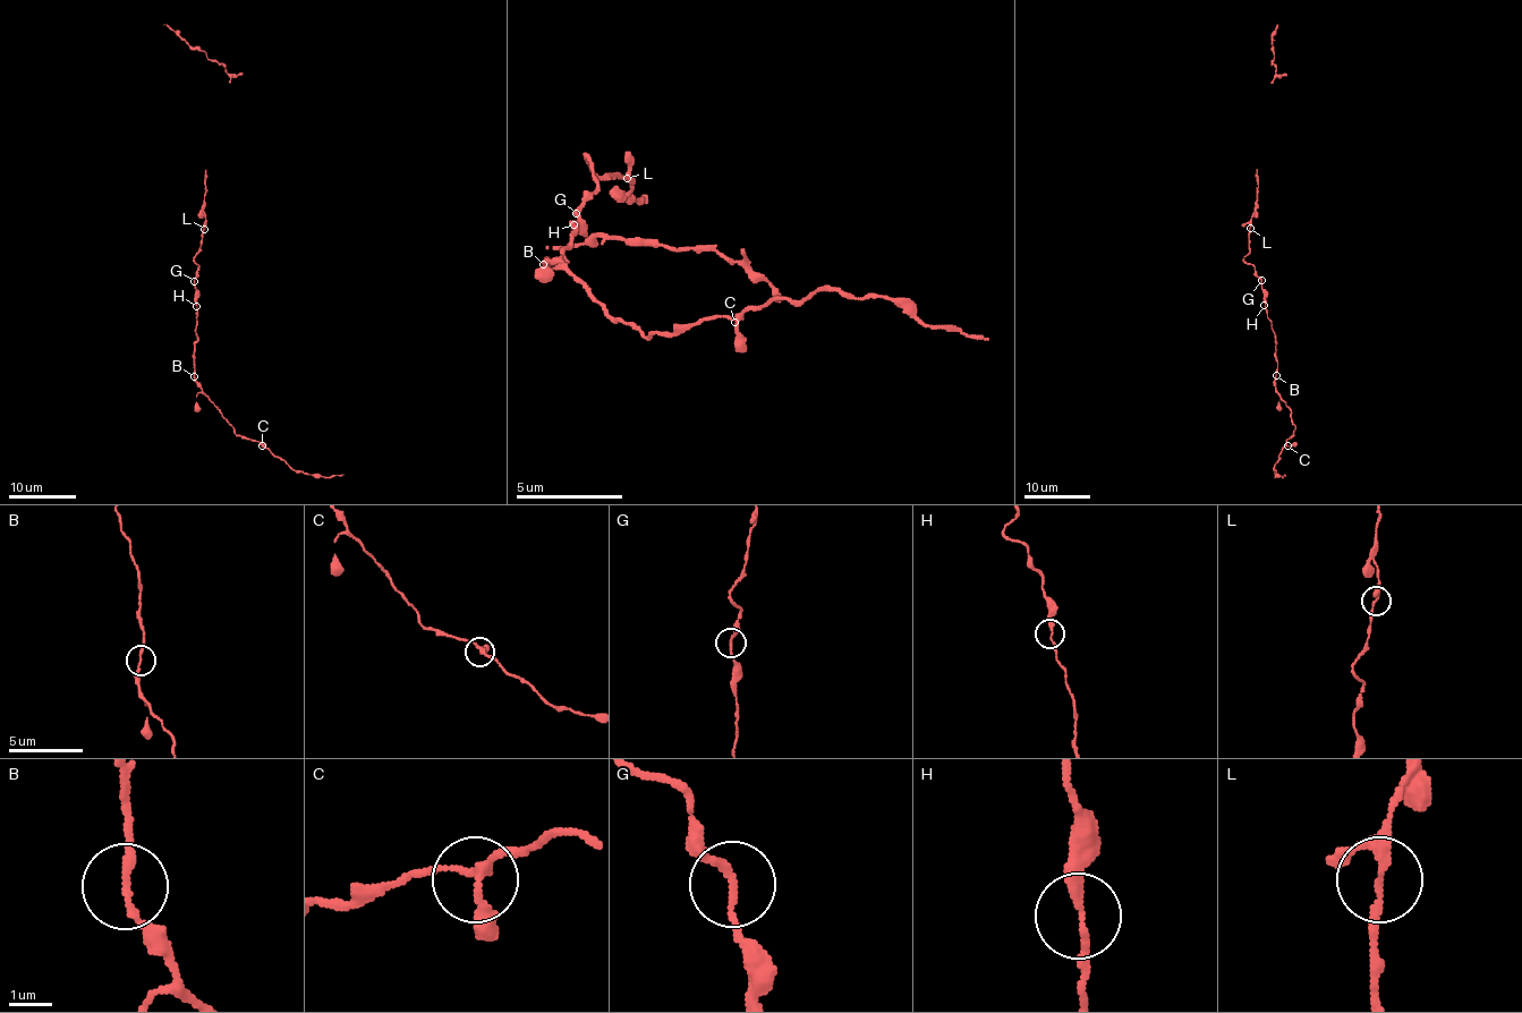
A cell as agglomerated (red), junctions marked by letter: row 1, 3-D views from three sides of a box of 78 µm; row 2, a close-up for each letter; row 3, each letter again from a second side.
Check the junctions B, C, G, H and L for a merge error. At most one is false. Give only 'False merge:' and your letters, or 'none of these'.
False merge: none of these

